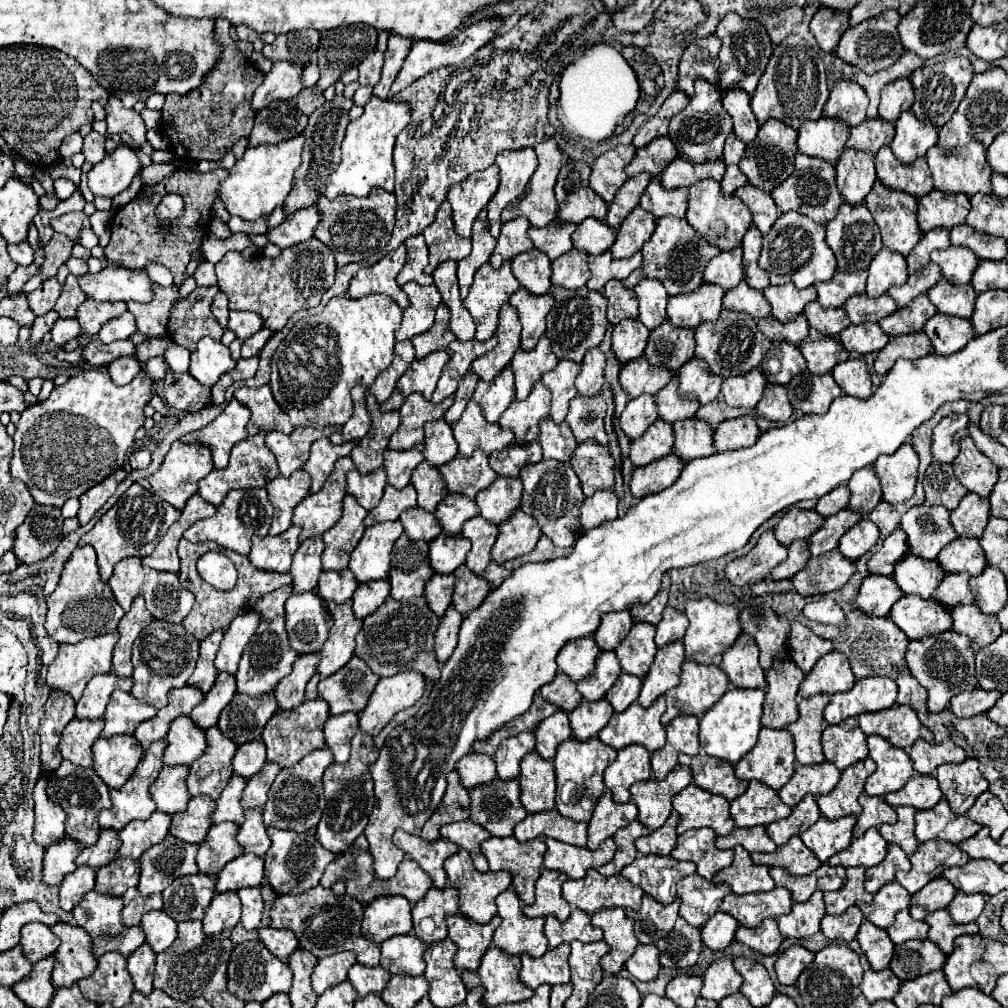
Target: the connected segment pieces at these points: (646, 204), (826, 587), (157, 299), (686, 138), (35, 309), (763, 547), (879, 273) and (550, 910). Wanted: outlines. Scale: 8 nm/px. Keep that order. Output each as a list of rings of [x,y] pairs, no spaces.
[[[654,177],[642,195],[640,207],[652,213],[654,217],[668,217],[668,215],[684,217],[686,197],[688,197],[688,189],[668,191],[660,185],[660,177]]]
[[[832,549],[830,553],[822,553],[822,557],[808,559],[808,565],[792,577],[792,583],[802,597],[814,597],[840,589],[852,573],[854,563],[842,557],[838,549]]]
[[[154,285],[154,299],[150,303],[134,303],[128,301],[128,311],[136,317],[136,327],[148,339],[166,335],[168,315],[177,300],[179,288]]]
[[[698,79],[694,81],[694,85],[696,85],[696,95],[690,99],[688,107],[682,113],[672,117],[668,135],[678,149],[678,157],[690,163],[706,163],[722,157],[724,141],[732,131],[732,121],[722,107],[722,93],[712,83],[708,83],[706,79]]]
[[[52,277],[52,279],[44,281],[38,289],[26,293],[32,313],[34,315],[46,315],[54,307],[56,299],[60,297],[60,291],[62,291],[62,285]]]
[[[764,531],[758,537],[756,547],[748,555],[730,561],[724,573],[732,585],[738,585],[738,587],[754,585],[766,579],[770,571],[786,557],[788,557],[786,547],[776,541],[774,531]]]
[[[882,249],[868,267],[868,285],[866,295],[878,297],[886,293],[894,285],[902,285],[908,279],[906,271],[906,259],[890,249]]]
[[[544,869],[538,883],[536,883],[536,901],[524,907],[524,915],[534,917],[548,917],[554,915],[558,921],[566,921],[572,907],[562,897],[562,883],[568,877],[558,871]]]

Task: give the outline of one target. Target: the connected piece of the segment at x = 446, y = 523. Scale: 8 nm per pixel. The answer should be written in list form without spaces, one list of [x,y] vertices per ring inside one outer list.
[[[448,493],[434,511],[442,533],[446,535],[460,535],[462,523],[478,515],[478,507],[474,505],[474,499],[462,497],[458,493]]]

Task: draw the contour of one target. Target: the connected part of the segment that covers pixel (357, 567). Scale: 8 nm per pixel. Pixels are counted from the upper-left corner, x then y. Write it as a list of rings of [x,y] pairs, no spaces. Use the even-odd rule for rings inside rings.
[[[398,521],[378,523],[364,531],[360,543],[350,553],[348,569],[360,583],[372,579],[386,579],[390,571],[390,553],[394,541],[402,535],[402,525]]]

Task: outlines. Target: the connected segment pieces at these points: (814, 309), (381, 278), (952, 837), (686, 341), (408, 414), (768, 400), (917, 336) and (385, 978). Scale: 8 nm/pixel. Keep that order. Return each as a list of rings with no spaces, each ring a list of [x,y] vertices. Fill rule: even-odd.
[[[818,301],[808,303],[804,309],[804,315],[806,315],[810,327],[814,327],[816,331],[820,331],[828,337],[840,335],[840,331],[850,325],[850,319],[846,317],[842,307],[840,309],[822,309],[818,305]]]
[[[400,245],[396,251],[388,253],[384,259],[380,259],[376,265],[360,269],[358,275],[350,283],[348,297],[356,299],[356,297],[364,297],[368,293],[386,293],[402,309],[406,309],[410,305],[410,299],[406,297],[402,287],[398,287],[398,283],[396,283],[396,275],[404,267],[404,261],[406,261],[406,249],[404,249],[404,245]]]
[[[946,799],[938,801],[930,811],[916,813],[916,839],[944,839],[950,843],[960,843],[980,831],[980,825],[970,821],[970,817],[960,817],[950,811]]]
[[[666,319],[660,327],[650,333],[644,357],[650,365],[678,371],[686,361],[694,357],[694,347],[694,329],[674,327]]]
[[[412,393],[404,405],[398,409],[400,413],[400,427],[396,429],[396,433],[390,437],[390,443],[388,443],[388,449],[394,449],[394,451],[406,451],[406,449],[414,449],[414,445],[420,445],[422,443],[422,437],[424,437],[424,423],[426,421],[434,421],[434,419],[440,419],[446,409],[452,405],[452,397],[444,399],[442,403],[432,403],[432,401],[426,401],[422,399],[418,393]]]
[[[770,385],[764,389],[762,401],[756,405],[756,413],[768,421],[786,423],[792,417],[792,405],[786,397],[786,389],[782,385]]]
[[[924,331],[890,339],[890,343],[876,355],[874,371],[882,379],[888,373],[888,369],[894,365],[896,359],[916,361],[916,359],[928,355],[930,351],[932,351],[930,349],[930,341],[928,341],[928,337],[926,337]]]
[[[356,963],[354,967],[350,967],[348,971],[348,979],[354,985],[358,997],[366,997],[368,993],[376,993],[380,995],[386,987],[386,983],[390,981],[390,973],[386,969],[378,967],[364,967],[360,963]]]

